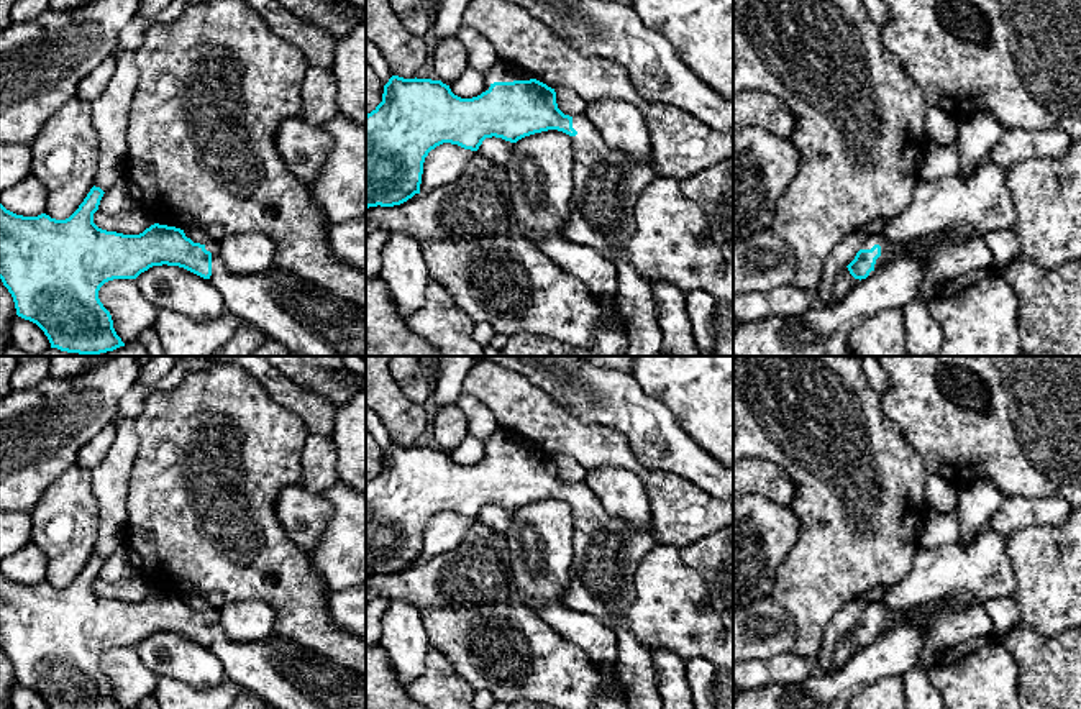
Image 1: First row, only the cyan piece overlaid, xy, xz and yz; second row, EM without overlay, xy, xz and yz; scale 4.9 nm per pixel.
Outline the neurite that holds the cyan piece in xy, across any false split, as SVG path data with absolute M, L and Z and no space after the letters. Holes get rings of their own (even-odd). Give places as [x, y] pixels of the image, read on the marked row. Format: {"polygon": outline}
{"polygon": "M94 185L66 220L46 213L23 217L0 204L0 279L13 297L16 315L36 323L51 348L100 354L125 346L98 299L100 287L113 279L136 279L153 266L167 264L208 279L221 294L226 312L254 325L295 356L366 356L366 309L277 268L249 276L233 274L225 266L218 241L194 243L176 226L154 223L139 235L102 230L94 223L94 213L103 194Z"}

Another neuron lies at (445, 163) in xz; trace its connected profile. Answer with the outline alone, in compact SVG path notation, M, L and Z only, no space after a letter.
M451 143L431 149L423 162L420 194L428 194L453 182L476 153Z

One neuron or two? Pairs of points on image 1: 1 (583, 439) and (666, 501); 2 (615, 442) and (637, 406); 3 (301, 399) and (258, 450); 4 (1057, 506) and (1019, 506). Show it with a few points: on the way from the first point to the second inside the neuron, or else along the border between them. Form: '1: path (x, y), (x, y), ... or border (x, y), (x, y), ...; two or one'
1: path (604, 445), (615, 450), (648, 480); one
2: border (583, 422), (617, 429), (642, 465); two
3: border (261, 386), (289, 407), (309, 434); two
4: path (1047, 507), (1029, 507); one

